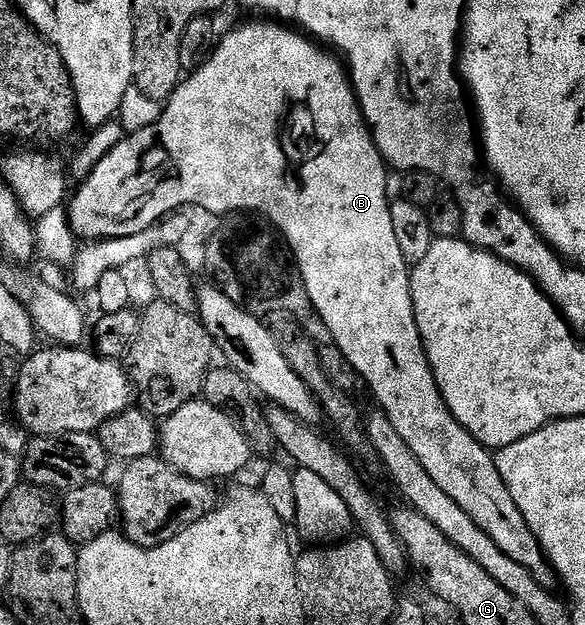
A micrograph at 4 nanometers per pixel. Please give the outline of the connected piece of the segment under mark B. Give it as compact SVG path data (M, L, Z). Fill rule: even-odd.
M259 21L263 23L243 23L236 31L231 31L227 36L216 42L207 60L190 72L175 88L171 98L166 100L161 117L153 125L149 125L140 131L132 131L119 142L85 178L78 184L79 188L70 196L66 204L67 222L71 224L71 230L83 241L98 241L100 239L120 239L130 237L132 233L141 233L141 229L149 229L154 223L179 210L185 205L201 205L201 209L209 209L216 217L231 215L234 211L256 211L264 215L272 223L274 230L285 240L291 248L291 254L299 268L303 278L303 287L307 290L308 297L315 307L319 320L326 327L327 332L333 337L333 341L341 349L341 353L353 365L356 376L367 382L369 390L375 394L378 410L384 411L397 433L413 449L417 461L425 465L425 473L437 481L481 529L493 539L497 549L505 553L505 557L513 557L521 569L527 569L546 591L554 592L560 586L559 576L556 575L551 560L541 549L537 537L529 529L521 509L517 509L517 501L509 493L505 481L501 481L501 473L497 469L492 452L478 443L460 423L455 420L453 413L445 405L443 394L435 380L433 369L427 360L427 354L421 341L421 333L417 329L415 320L415 306L411 296L411 273L405 257L401 257L401 245L397 245L397 233L393 230L393 217L391 216L392 200L388 198L386 191L386 177L389 172L381 152L377 149L375 140L371 137L371 128L363 120L363 113L359 109L359 101L355 98L355 88L351 86L346 66L326 46L312 41L304 32L292 29L278 21Z

